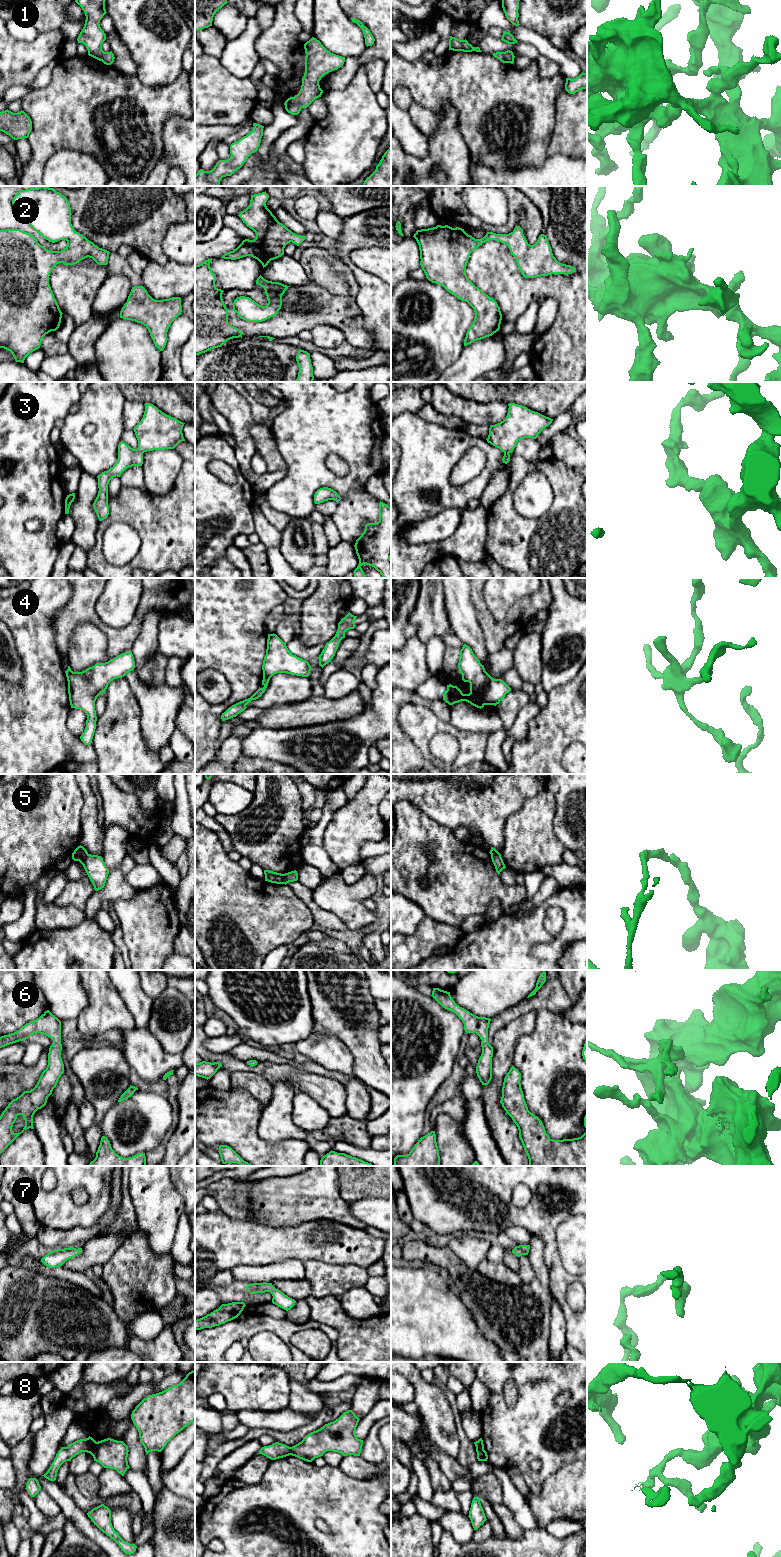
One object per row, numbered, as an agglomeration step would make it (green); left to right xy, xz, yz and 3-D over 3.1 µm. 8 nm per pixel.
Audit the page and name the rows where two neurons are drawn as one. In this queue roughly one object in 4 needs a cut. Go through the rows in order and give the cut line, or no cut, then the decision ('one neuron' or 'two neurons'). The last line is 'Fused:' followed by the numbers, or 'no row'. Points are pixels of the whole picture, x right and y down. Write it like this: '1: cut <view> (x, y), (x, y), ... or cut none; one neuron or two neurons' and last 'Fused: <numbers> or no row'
1: cut none; one neuron
2: cut none; one neuron
3: cut none; one neuron
4: cut none; one neuron
5: cut xz (284, 874), (282, 883); two neurons
6: cut none; one neuron
7: cut none; one neuron
8: cut xy (97, 1442), (90, 1453); two neurons
Fused: 5, 8

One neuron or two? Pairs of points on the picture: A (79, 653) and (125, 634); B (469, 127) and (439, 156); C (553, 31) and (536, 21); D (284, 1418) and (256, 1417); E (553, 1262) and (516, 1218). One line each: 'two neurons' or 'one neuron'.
A: two neurons
B: two neurons
C: one neuron
D: one neuron
E: one neuron

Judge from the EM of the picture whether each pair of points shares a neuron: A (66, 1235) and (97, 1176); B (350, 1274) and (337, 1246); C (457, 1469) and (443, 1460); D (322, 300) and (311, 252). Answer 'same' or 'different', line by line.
A: different
B: different
C: same
D: same

